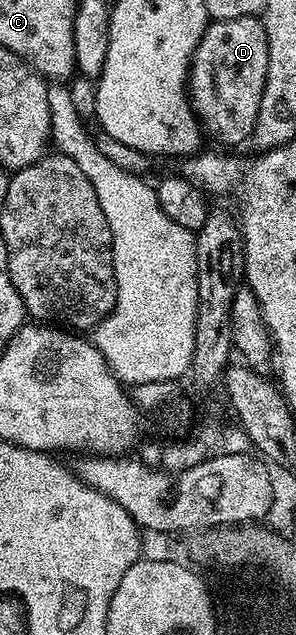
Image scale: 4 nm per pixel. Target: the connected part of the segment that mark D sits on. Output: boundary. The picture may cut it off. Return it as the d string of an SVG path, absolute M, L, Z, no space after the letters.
M256 16L215 20L205 29L203 38L189 64L189 100L201 127L221 144L245 144L253 133L255 118L259 118L259 102L267 82L267 30Z

